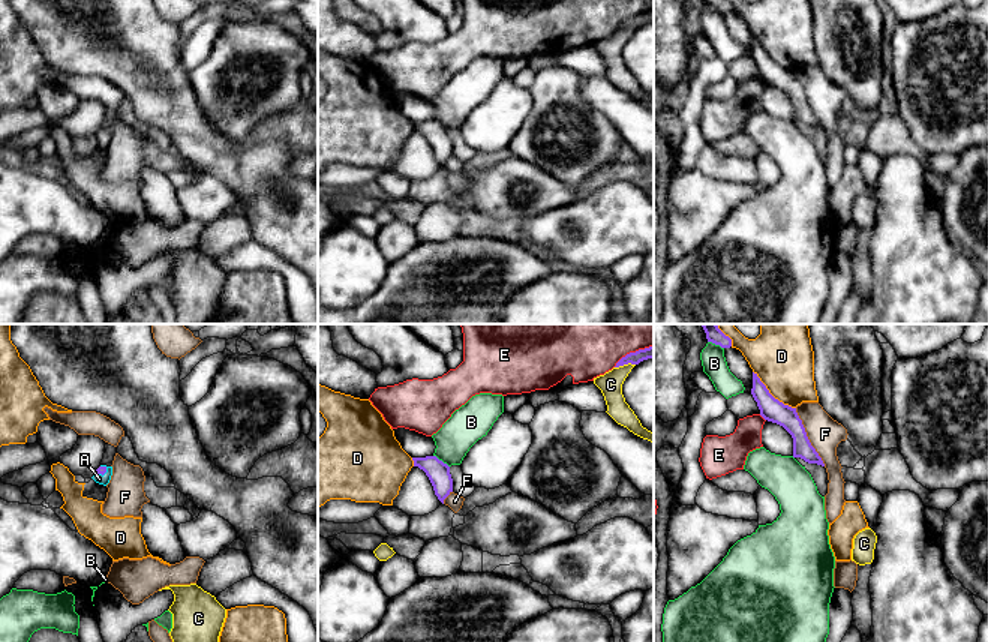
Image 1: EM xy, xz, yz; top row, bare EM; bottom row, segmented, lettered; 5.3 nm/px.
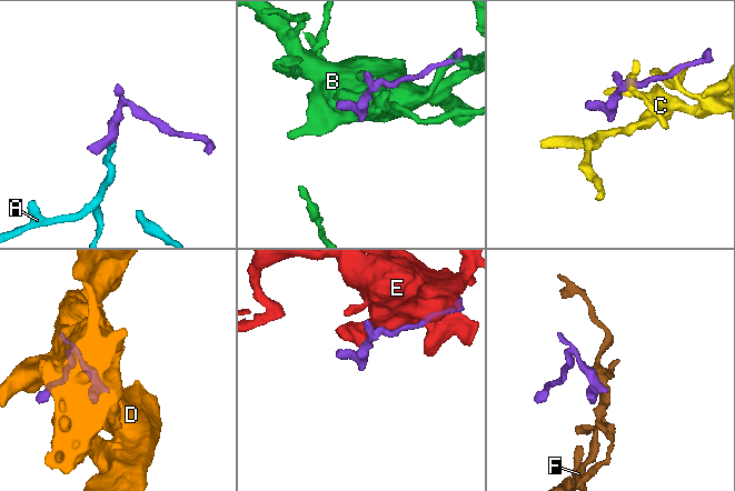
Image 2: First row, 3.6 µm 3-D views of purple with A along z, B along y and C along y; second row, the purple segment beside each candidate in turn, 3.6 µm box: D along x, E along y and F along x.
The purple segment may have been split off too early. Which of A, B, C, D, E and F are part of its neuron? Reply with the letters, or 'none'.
A

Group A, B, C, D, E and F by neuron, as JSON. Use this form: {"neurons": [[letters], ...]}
{"neurons": [["A"], ["B"], ["C"], ["D"], ["E"], ["F"]]}

